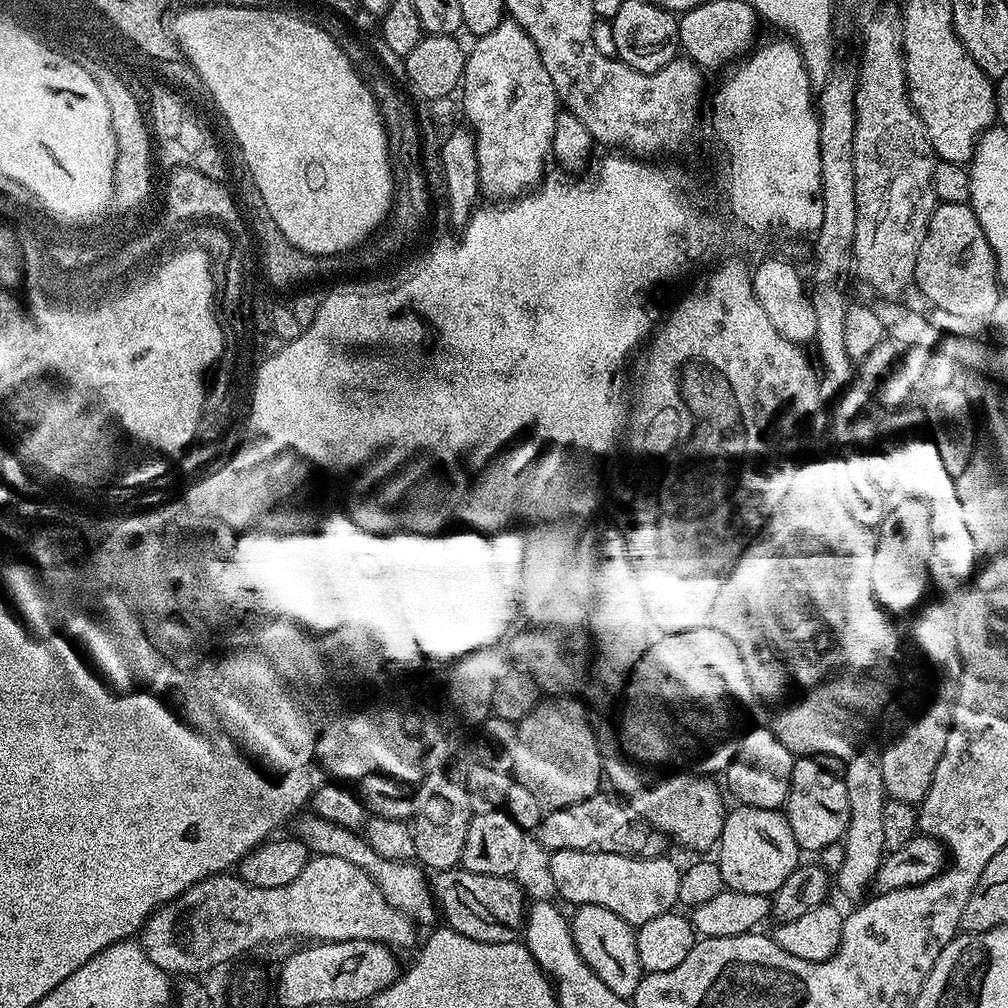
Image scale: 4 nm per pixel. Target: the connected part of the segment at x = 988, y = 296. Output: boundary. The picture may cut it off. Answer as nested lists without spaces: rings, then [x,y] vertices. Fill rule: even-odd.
[[[937,203],[926,226],[922,246],[918,246],[914,288],[932,303],[930,305],[933,309],[941,308],[949,314],[974,314],[987,318],[994,302],[998,302],[1002,285],[996,274],[996,259],[990,250],[990,242],[986,242],[986,234],[978,218],[968,204]]]

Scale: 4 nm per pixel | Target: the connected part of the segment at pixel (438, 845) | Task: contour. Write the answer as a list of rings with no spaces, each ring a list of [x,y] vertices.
[[[448,770],[431,772],[425,780],[415,785],[412,801],[414,810],[410,825],[416,851],[415,859],[432,872],[444,872],[447,868],[457,867],[462,858],[466,830],[474,815],[470,810],[470,798],[466,798],[463,779],[459,775],[451,776]]]

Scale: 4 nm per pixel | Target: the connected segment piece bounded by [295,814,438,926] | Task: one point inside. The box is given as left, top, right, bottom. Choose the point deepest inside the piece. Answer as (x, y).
(403, 884)

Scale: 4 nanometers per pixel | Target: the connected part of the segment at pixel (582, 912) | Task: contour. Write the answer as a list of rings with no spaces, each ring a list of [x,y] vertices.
[[[582,904],[571,913],[570,927],[572,929],[572,941],[578,950],[578,954],[590,966],[614,994],[630,998],[634,990],[638,990],[638,982],[642,975],[642,969],[638,962],[638,946],[636,945],[636,928],[627,924],[614,910],[606,910],[606,906],[594,906]]]

